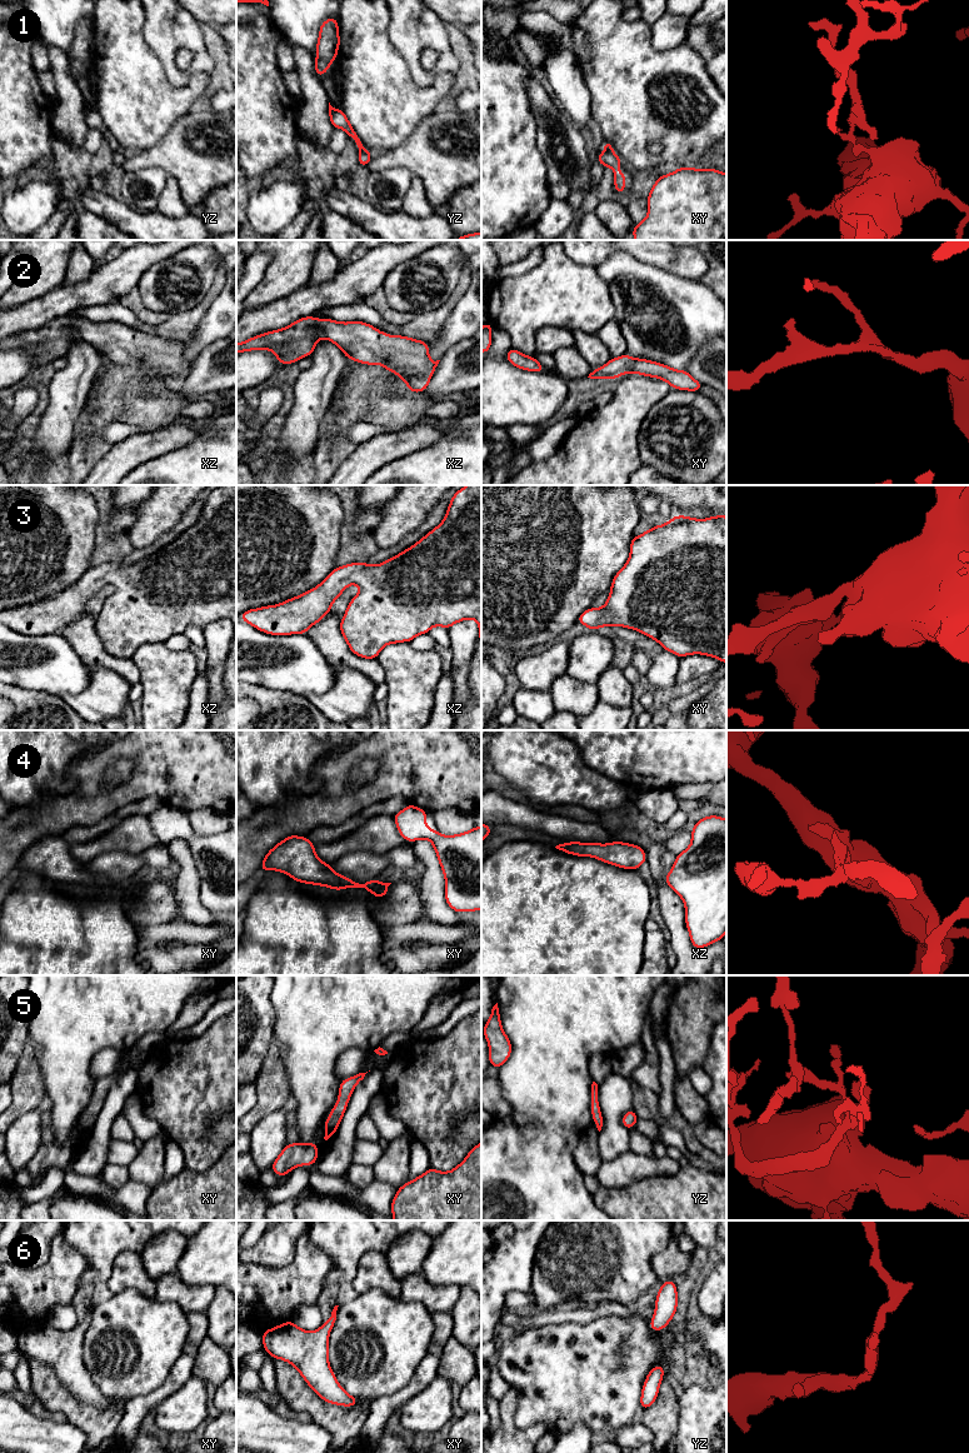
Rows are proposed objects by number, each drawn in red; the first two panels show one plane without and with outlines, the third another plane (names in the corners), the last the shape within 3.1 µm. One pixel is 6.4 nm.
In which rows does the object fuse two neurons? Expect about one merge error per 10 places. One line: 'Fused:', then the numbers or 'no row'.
Fused: 1

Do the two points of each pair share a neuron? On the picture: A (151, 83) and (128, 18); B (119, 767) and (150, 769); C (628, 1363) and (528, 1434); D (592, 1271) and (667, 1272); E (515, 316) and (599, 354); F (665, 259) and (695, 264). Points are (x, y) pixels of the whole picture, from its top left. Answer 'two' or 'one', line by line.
A: one
B: two
C: two
D: two
E: two
F: one

